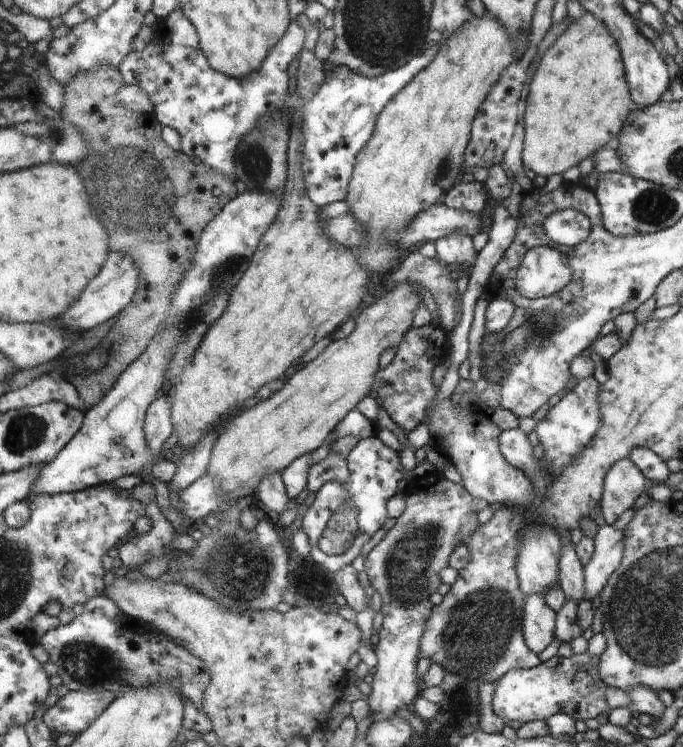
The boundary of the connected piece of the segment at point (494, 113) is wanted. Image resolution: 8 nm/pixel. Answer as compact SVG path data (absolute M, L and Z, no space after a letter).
M519 58L513 64L510 64L500 81L489 92L488 97L484 100L478 114L472 122L471 138L464 156L464 163L470 169L484 168L490 171L494 166L503 163L504 154L510 147L516 126L520 120L525 119L525 102L520 98L524 90L524 81L527 78L527 69L530 62L528 58Z

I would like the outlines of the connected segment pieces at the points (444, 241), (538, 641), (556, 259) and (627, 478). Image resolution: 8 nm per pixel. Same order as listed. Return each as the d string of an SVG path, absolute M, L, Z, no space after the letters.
M461 231L452 232L449 236L433 242L437 251L437 258L444 264L459 265L468 268L469 276L471 268L476 262L478 253L473 248L473 238Z
M528 595L525 602L524 635L528 647L540 654L554 640L554 618L557 615L540 595Z
M540 246L528 250L516 274L516 290L524 298L548 297L571 282L567 257L558 249Z
M631 460L617 461L603 483L602 508L606 525L613 525L616 518L634 504L644 488L646 478Z

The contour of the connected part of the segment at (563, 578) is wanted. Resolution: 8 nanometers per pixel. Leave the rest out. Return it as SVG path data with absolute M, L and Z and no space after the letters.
M562 545L562 556L559 562L559 586L566 598L580 602L584 595L583 567L578 561L575 546Z

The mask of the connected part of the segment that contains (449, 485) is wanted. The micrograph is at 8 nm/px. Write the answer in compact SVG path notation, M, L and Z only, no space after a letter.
M439 470L410 479L404 493L404 512L391 523L380 544L376 544L365 557L363 571L368 575L370 585L380 594L384 615L383 624L378 628L380 642L372 651L378 664L372 693L367 698L373 722L388 719L396 708L416 701L416 662L434 608L429 599L440 586L438 572L448 566L454 548L460 544L468 545L478 529L471 495L461 483L450 482Z

